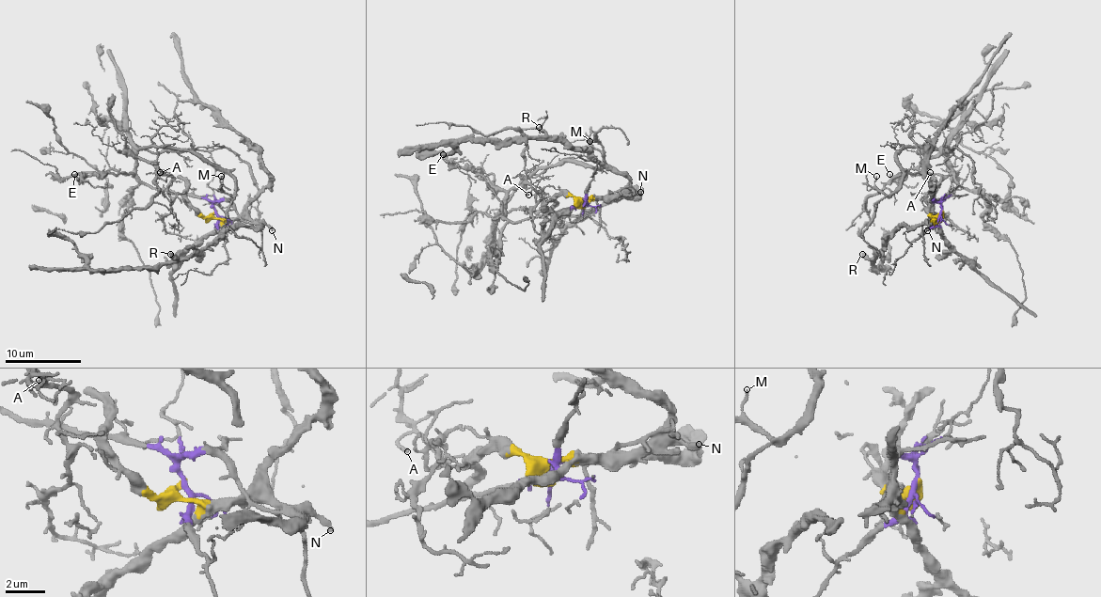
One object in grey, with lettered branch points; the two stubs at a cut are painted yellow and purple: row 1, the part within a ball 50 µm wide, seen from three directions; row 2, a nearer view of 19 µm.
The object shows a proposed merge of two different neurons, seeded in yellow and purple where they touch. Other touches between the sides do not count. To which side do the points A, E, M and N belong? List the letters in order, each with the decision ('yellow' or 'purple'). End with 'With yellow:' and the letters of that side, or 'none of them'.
A: purple
E: purple
M: purple
N: yellow
With yellow: N

